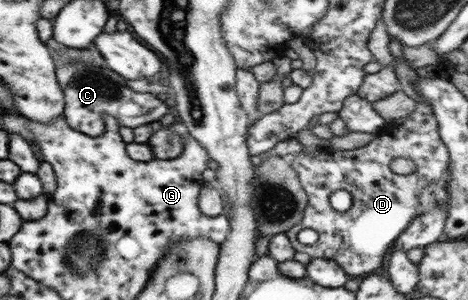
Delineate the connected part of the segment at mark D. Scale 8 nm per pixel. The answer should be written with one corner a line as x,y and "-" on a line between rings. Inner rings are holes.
412,102
412,109
405,120
389,125
381,135
371,137
369,144
347,150
325,150
318,154
297,153
290,158
292,167
297,171
298,179
308,197
302,220
293,226
286,236
296,252
306,252
313,259
333,260
339,264
350,278
364,278
381,267
385,252
395,244
397,238
409,227
411,220
423,215
436,202
446,204
449,201
448,182
452,178
450,152
441,140
438,119
432,107
424,102
-
395,158
409,158
415,162
415,171
410,175
393,173
389,164
-
336,190
347,190
353,197
353,206
347,212
337,212
331,207
330,196
-
302,229
317,232
319,240
311,246
301,244
297,239

